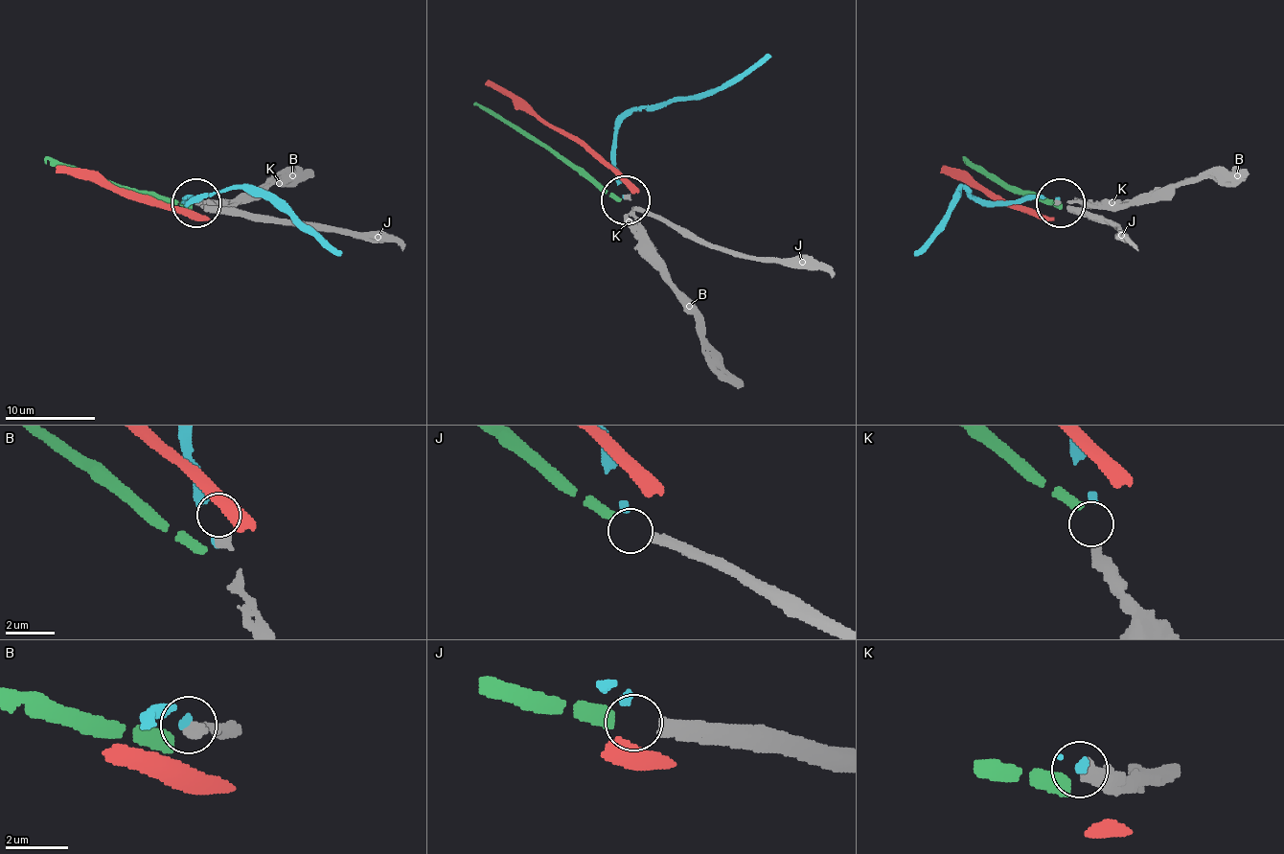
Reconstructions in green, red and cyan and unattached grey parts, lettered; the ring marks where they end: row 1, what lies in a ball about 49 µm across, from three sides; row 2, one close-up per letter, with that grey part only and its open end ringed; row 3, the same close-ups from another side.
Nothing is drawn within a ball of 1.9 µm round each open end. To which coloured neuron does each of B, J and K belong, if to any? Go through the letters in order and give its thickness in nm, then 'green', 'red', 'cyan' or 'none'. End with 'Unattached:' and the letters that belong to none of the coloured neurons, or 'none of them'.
B: 360 nm thick; none
J: 440 nm thick; green
K: 400 nm thick; cyan
Unattached: B

